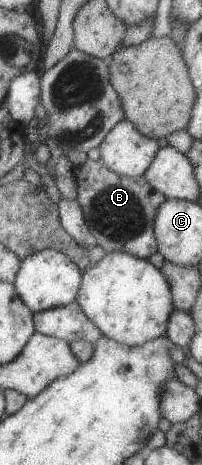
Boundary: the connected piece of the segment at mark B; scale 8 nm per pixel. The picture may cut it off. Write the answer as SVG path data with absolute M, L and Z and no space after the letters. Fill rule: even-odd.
M88 159L75 171L75 177L78 191L76 200L83 208L91 233L106 253L125 252L146 260L157 253L154 221L159 206L167 199L145 179L144 175L119 175L112 172L103 160Z

